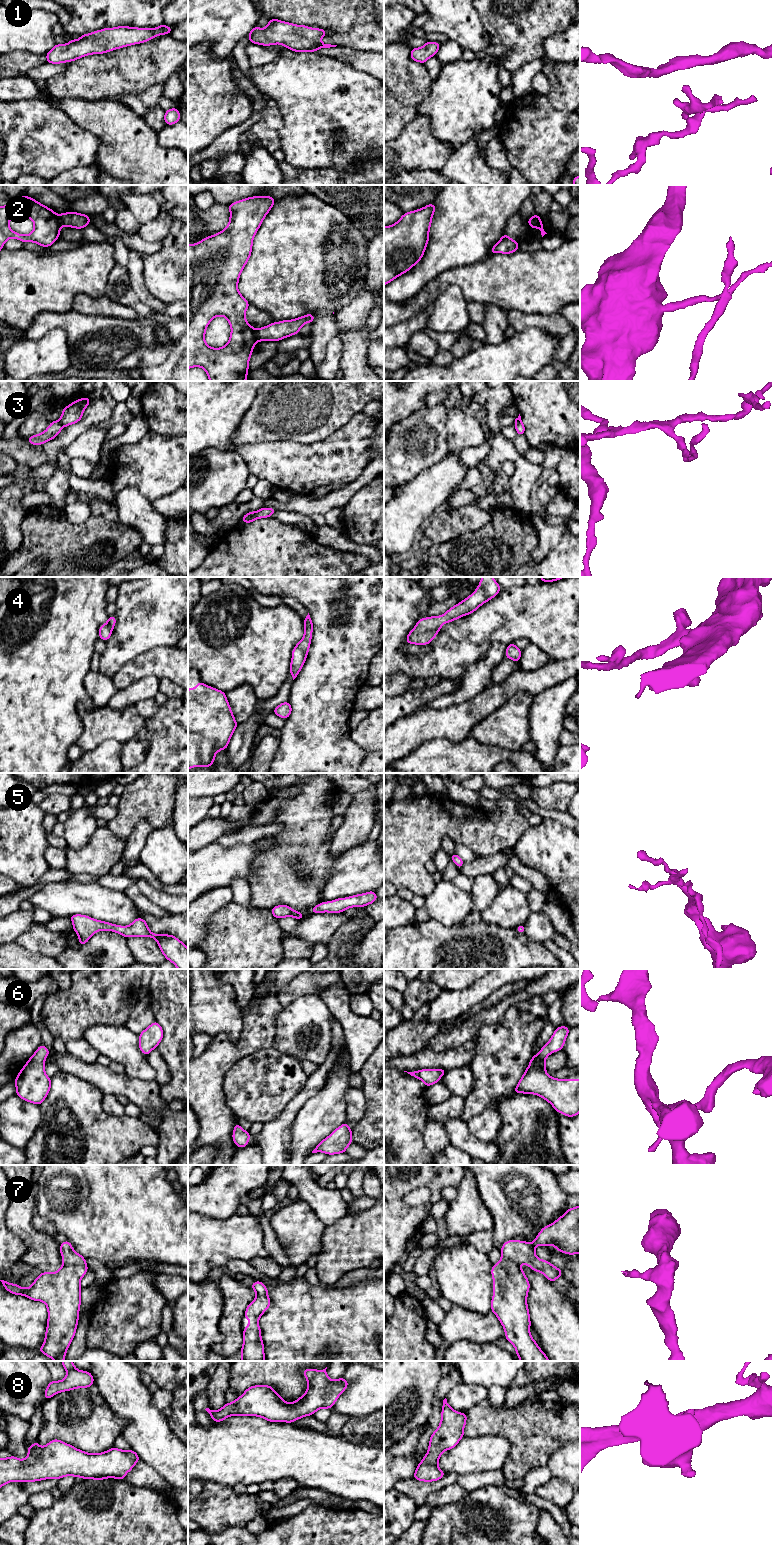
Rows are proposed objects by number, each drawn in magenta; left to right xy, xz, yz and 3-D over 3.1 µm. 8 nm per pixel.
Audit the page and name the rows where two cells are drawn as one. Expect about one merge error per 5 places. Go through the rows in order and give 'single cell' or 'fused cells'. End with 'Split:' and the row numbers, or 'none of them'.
1: single cell
2: fused cells
3: fused cells
4: single cell
5: single cell
6: single cell
7: single cell
8: single cell
Split: 2, 3

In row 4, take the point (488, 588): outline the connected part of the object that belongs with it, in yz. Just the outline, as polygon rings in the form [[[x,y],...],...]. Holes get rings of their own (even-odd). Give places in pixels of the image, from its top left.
[[[482,577],[477,589],[469,597],[448,609],[443,615],[420,618],[407,635],[406,642],[419,646],[431,643],[445,623],[472,614],[482,604],[495,597],[500,590],[501,586],[493,577]]]

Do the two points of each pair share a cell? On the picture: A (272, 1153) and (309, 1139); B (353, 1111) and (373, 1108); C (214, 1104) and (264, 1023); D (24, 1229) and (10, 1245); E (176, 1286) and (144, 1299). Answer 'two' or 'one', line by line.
A: two
B: two
C: one
D: two
E: two

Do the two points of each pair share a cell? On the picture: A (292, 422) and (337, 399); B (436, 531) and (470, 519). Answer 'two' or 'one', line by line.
A: one
B: one

